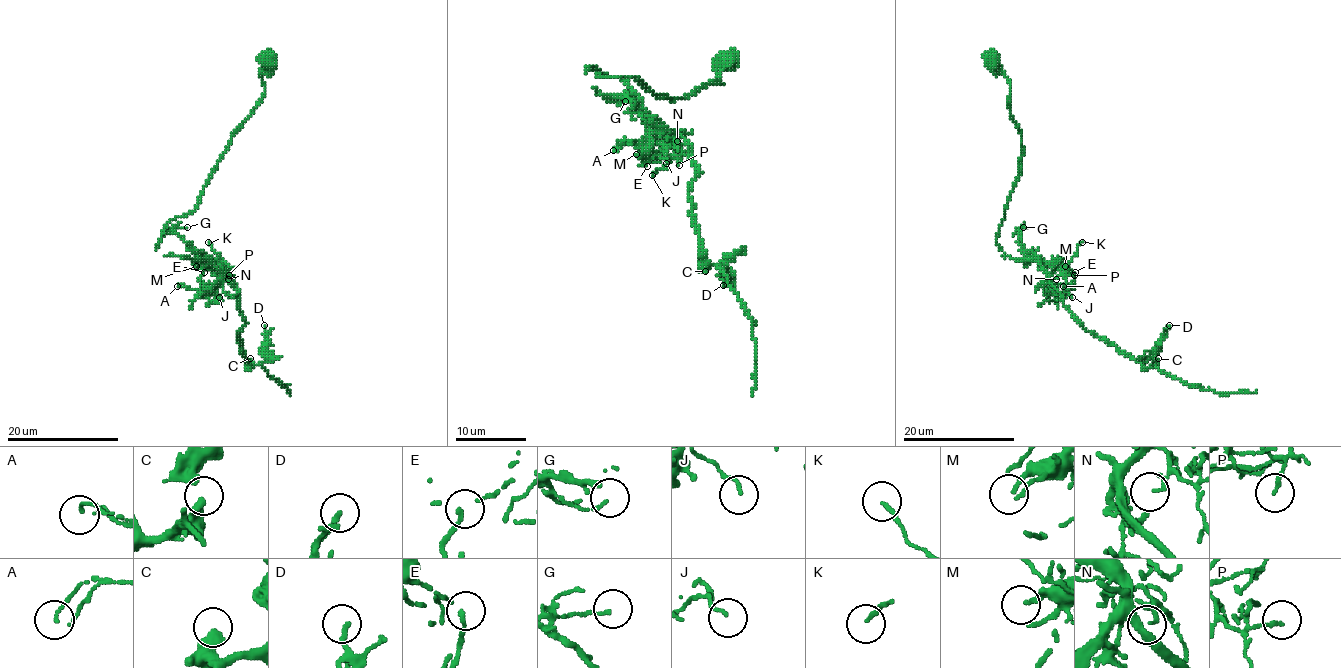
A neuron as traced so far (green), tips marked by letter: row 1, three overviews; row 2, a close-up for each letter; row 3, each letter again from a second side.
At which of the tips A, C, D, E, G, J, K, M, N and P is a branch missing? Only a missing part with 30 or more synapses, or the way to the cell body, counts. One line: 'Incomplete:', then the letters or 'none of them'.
Incomplete: none of them

